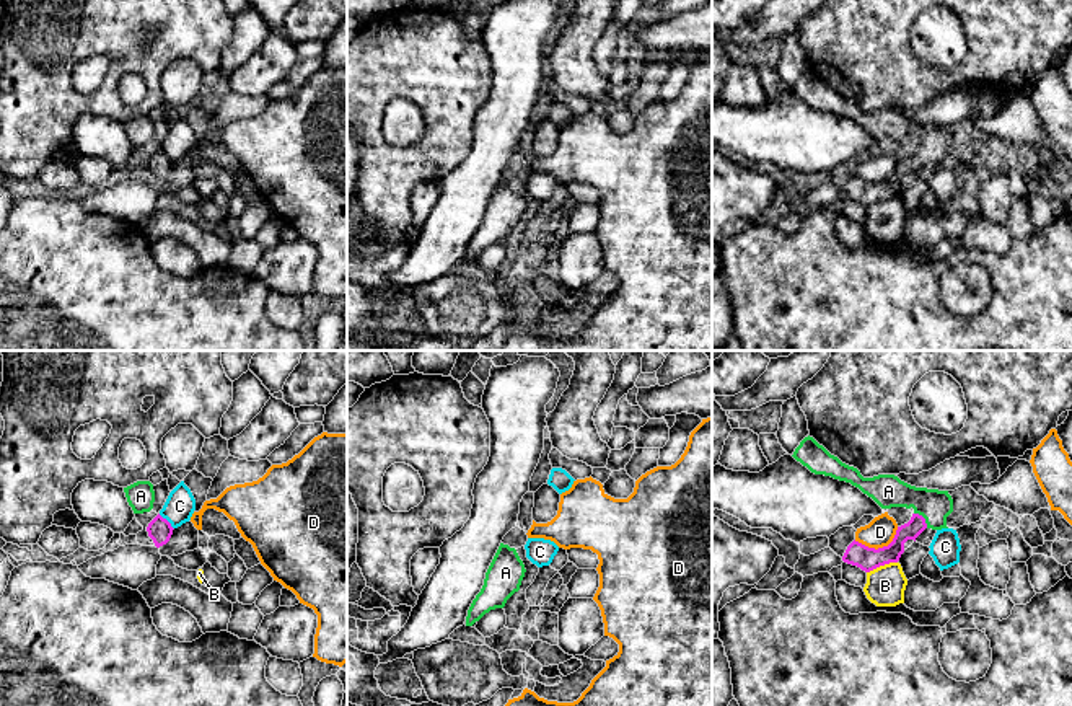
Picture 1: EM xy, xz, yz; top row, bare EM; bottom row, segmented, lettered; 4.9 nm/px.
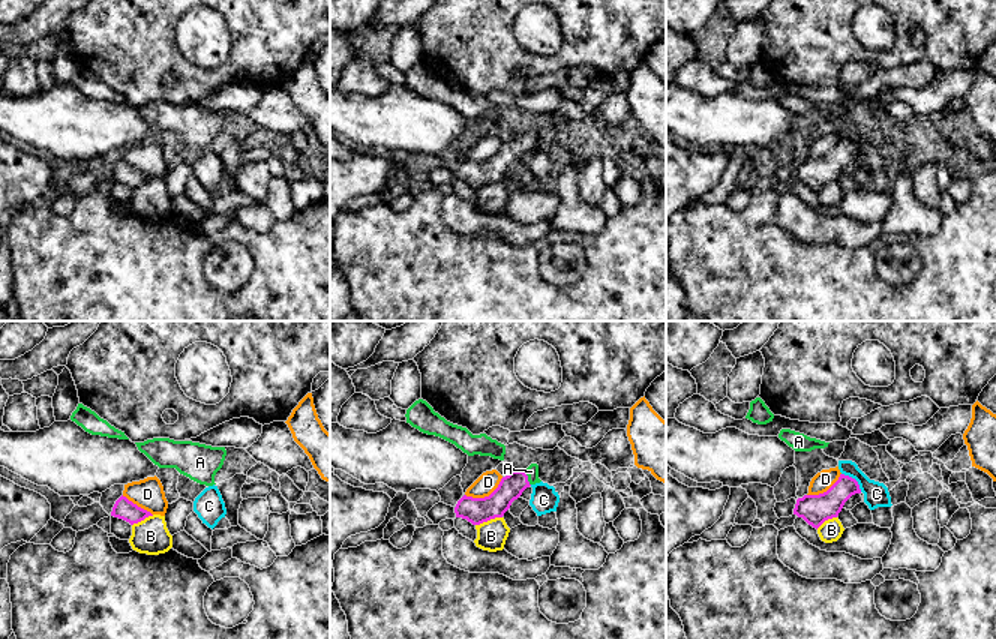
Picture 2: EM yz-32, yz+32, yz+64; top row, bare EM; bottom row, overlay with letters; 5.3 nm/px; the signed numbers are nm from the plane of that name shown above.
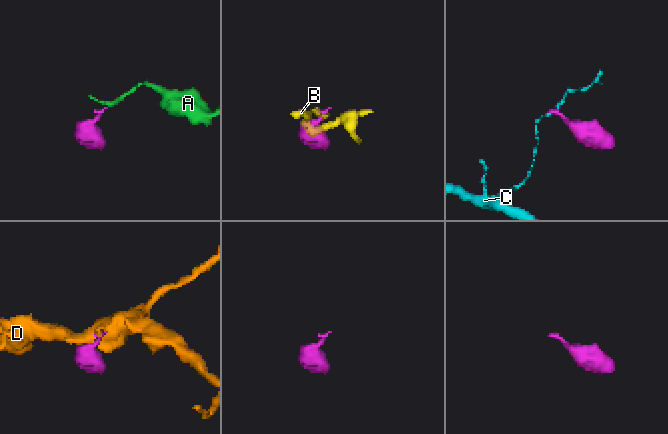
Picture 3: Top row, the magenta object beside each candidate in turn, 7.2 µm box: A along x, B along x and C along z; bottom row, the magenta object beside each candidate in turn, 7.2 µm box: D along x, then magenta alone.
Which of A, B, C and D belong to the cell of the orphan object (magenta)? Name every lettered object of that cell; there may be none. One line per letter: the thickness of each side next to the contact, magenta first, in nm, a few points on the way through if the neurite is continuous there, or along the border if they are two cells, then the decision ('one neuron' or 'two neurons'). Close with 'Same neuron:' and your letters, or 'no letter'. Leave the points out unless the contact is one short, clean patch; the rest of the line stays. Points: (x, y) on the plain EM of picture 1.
A: calibres 90 and 160 nm; way yz (891, 188), (898, 176), (924, 154), (908, 131), (888, 126); one neuron
B: calibres 120 and 190 nm; two neurons
C: calibres 120 and 150 nm; border xy (158, 149), (173, 163); two neurons
D: calibres 120 and 140 nm; two neurons
Same neuron: A

